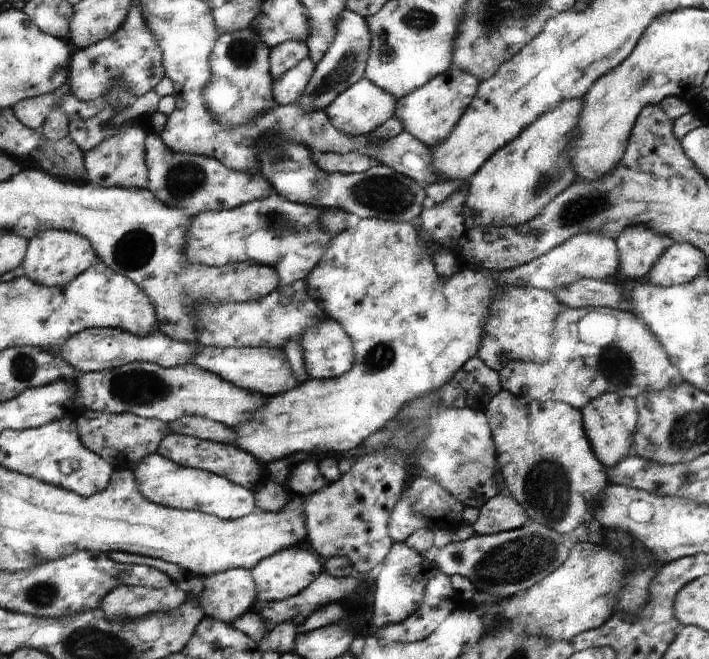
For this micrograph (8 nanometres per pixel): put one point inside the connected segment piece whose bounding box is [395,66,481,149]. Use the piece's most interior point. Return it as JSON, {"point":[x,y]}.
{"point":[430,113]}

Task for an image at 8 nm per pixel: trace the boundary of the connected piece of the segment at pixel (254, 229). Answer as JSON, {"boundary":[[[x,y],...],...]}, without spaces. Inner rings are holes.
{"boundary":[[[273,192],[264,200],[247,202],[230,210],[204,211],[191,217],[190,233],[187,235],[186,253],[188,260],[194,264],[205,264],[209,267],[222,267],[236,262],[263,263],[273,267],[284,286],[305,280],[323,260],[326,246],[331,244],[335,236],[323,226],[323,210],[310,205],[290,202]]]}

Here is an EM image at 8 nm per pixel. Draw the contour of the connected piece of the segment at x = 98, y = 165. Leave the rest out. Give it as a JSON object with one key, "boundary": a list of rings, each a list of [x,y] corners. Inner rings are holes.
{"boundary":[[[128,124],[128,128],[120,130],[120,134],[114,134],[112,138],[106,138],[103,144],[96,146],[94,150],[84,153],[84,168],[86,179],[96,186],[104,188],[139,188],[146,189],[148,183],[148,170],[145,162],[145,136],[147,129],[141,125]]]}

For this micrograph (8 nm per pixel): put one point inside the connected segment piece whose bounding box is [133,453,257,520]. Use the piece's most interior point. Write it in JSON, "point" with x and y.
{"point":[164,482]}

